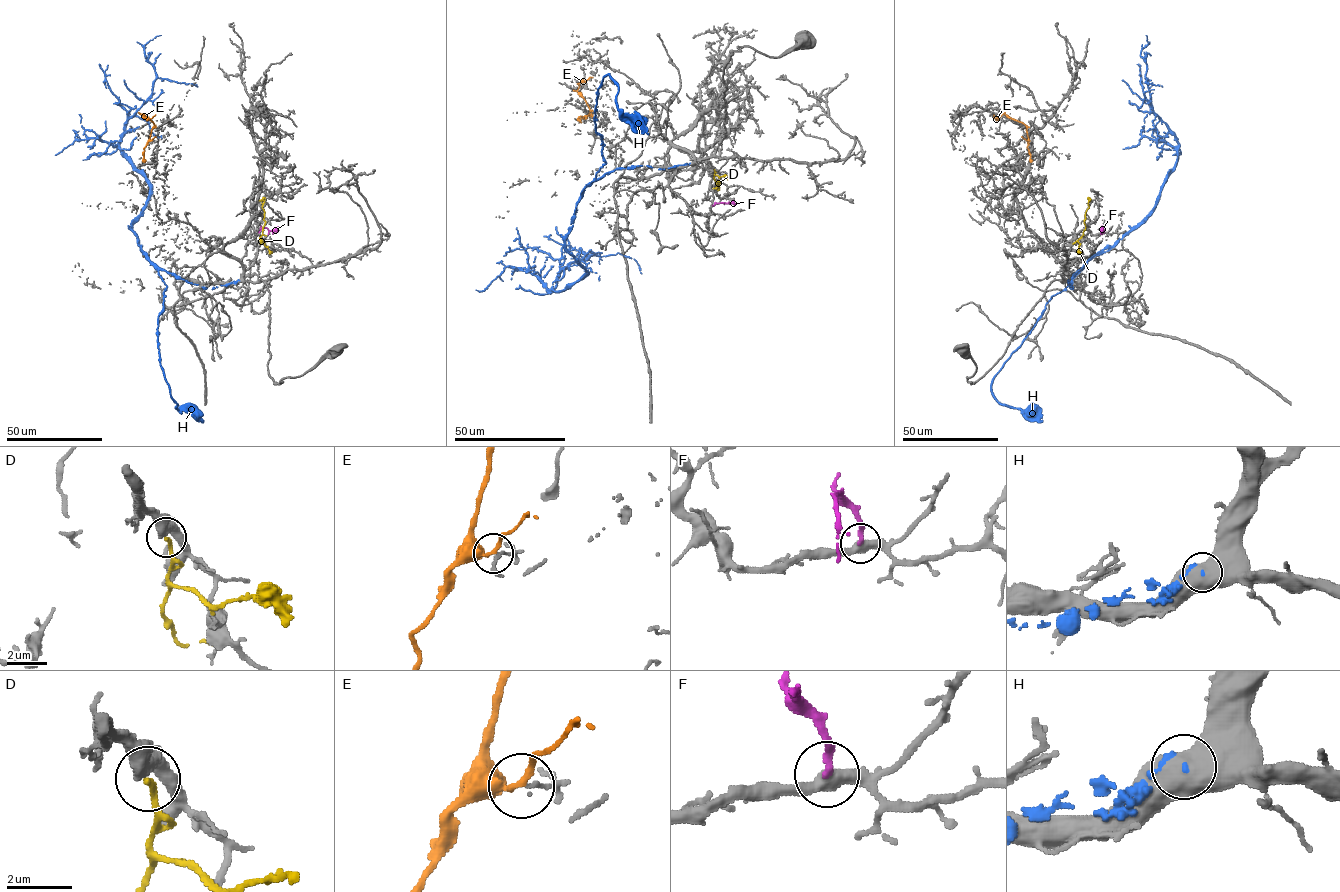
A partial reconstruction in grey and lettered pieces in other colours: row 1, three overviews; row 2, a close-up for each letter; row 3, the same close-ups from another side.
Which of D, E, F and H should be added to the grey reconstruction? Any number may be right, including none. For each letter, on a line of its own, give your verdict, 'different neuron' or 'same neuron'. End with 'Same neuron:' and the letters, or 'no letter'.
D: different neuron
E: different neuron
F: same neuron
H: different neuron
Same neuron: F

